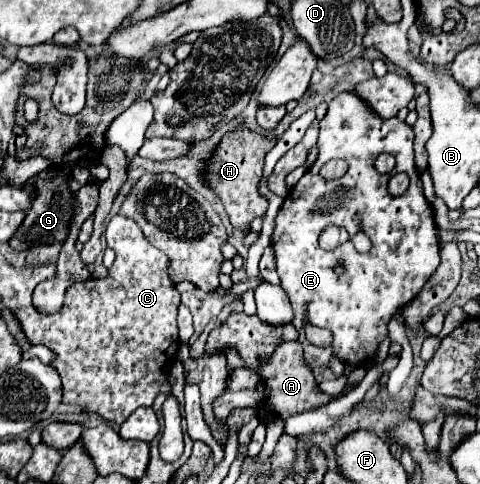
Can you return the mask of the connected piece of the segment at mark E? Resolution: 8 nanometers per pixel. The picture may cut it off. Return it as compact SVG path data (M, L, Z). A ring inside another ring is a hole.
M343 92L329 102L327 116L321 120L317 148L319 148L317 162L291 188L291 192L287 194L277 218L275 218L275 232L273 232L271 246L275 250L277 272L281 278L281 288L287 292L287 296L293 304L293 310L295 310L293 324L299 330L299 342L305 348L307 364L311 368L329 366L329 358L333 354L337 354L345 364L369 366L375 358L379 342L387 338L387 322L391 320L393 312L407 306L419 294L421 286L431 278L431 274L439 266L439 246L437 244L441 244L441 242L439 242L437 226L433 220L433 208L427 204L427 200L423 196L421 180L419 180L419 174L417 174L417 168L413 162L413 128L397 118L381 120L377 114L371 112L371 108L357 94ZM381 152L389 152L397 160L395 170L389 174L379 174L373 168L373 160ZM331 158L345 158L349 162L349 170L343 178L327 182L319 176L319 170ZM397 172L405 172L409 176L411 184L403 196L393 198L387 192L387 182ZM327 224L343 226L349 230L351 236L355 236L359 230L363 230L371 240L371 250L367 254L361 254L355 250L351 240L337 246L331 252L321 250L317 244L317 238ZM335 262L341 262L345 266L343 274L335 274ZM305 316L307 316L309 324L313 324L317 328L326 328L331 332L333 336L331 346L321 348L321 346L315 346L305 340L305 332L303 331Z

